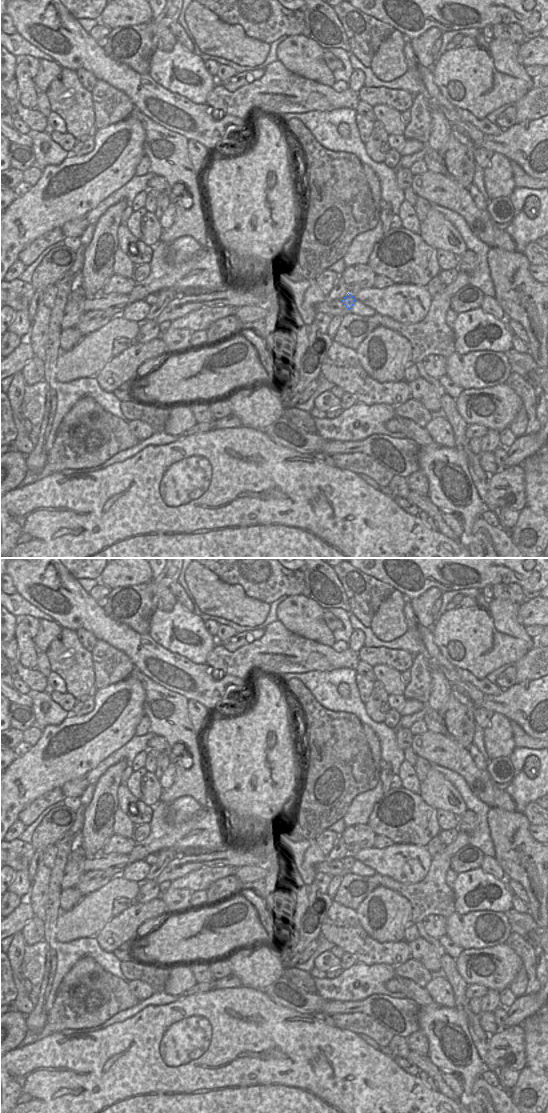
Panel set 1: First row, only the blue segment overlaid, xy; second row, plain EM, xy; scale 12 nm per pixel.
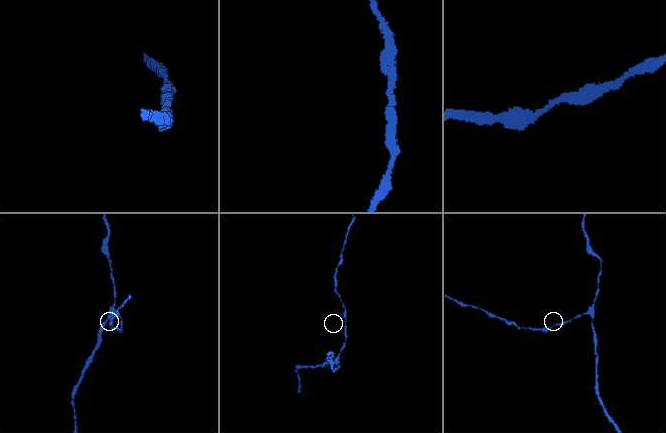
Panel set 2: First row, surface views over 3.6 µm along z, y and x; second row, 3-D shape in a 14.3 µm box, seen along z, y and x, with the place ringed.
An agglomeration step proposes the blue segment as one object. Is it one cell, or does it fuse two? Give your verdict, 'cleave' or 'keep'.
keep

